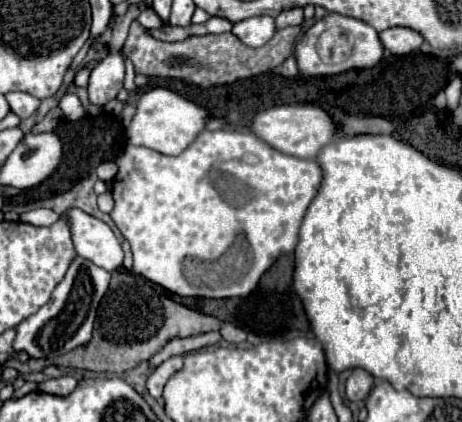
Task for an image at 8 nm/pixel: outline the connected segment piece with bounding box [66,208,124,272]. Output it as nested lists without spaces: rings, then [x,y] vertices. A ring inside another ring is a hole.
[[[78,208],[66,210],[66,214],[72,220],[70,230],[78,256],[98,264],[108,272],[118,270],[124,260],[124,250],[112,228]]]

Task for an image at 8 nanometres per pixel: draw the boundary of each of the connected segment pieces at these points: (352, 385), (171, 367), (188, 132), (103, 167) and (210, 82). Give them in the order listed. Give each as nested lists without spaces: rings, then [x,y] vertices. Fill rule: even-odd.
[[[362,368],[352,370],[352,374],[346,380],[346,398],[352,402],[364,400],[364,396],[368,396],[372,384],[374,384],[374,378],[366,370],[362,370]]]
[[[174,356],[174,358],[162,362],[162,364],[150,374],[150,378],[148,378],[148,384],[146,384],[146,386],[148,386],[148,392],[150,392],[154,398],[160,398],[160,396],[162,396],[162,390],[164,390],[164,386],[166,386],[166,382],[170,380],[170,376],[176,374],[178,370],[182,370],[182,366],[184,366],[182,356]]]
[[[154,88],[138,98],[136,114],[130,126],[126,128],[126,136],[128,144],[146,146],[166,156],[178,156],[182,154],[182,150],[186,150],[186,146],[190,146],[190,142],[194,142],[194,138],[198,138],[198,134],[206,128],[206,122],[208,122],[206,108],[182,98],[172,90]]]
[[[102,162],[98,168],[96,168],[96,174],[100,180],[106,180],[110,182],[118,172],[118,164],[116,162]]]
[[[132,22],[122,52],[126,54],[126,58],[132,60],[136,74],[144,74],[152,78],[182,78],[190,84],[210,88],[216,84],[230,84],[240,78],[250,78],[274,70],[292,54],[292,46],[298,34],[300,34],[300,26],[276,30],[274,38],[266,42],[262,48],[250,48],[242,44],[240,38],[234,36],[232,32],[192,36],[184,42],[160,42],[154,40],[150,34],[146,34],[146,28],[142,28],[138,22]]]

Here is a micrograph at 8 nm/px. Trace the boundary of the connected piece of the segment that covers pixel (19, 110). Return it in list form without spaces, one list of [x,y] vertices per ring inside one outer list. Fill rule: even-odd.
[[[10,92],[6,94],[6,100],[10,104],[10,110],[18,116],[18,118],[30,118],[34,116],[34,112],[40,106],[40,100],[26,94],[26,92]]]

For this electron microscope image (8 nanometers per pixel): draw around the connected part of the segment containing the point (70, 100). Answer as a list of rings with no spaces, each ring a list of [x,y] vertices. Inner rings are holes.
[[[64,94],[60,98],[60,108],[62,108],[66,120],[70,120],[70,122],[76,122],[78,118],[84,118],[88,114],[84,104],[80,102],[80,98],[76,94]]]

